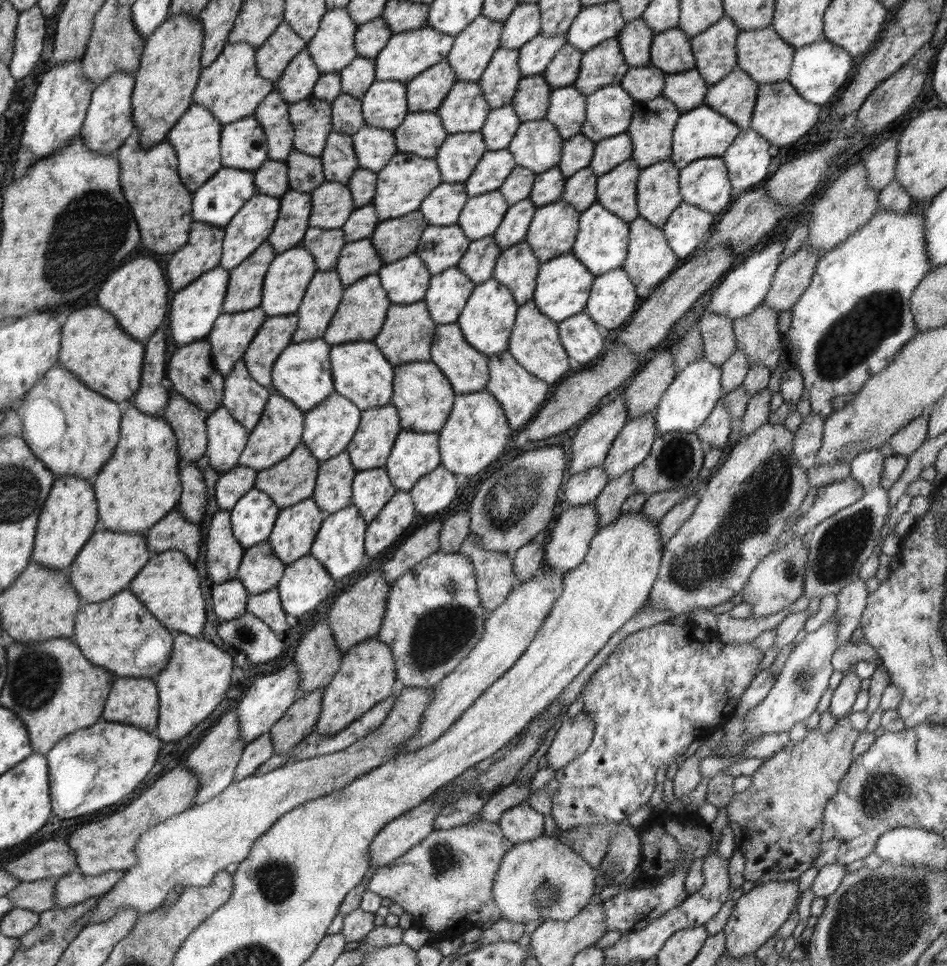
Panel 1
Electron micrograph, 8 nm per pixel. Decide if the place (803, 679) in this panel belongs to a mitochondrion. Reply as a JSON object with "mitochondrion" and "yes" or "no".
{"mitochondrion":"yes"}

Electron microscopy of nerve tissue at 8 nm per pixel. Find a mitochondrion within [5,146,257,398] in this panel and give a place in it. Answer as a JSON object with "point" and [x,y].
{"point":[67,226]}

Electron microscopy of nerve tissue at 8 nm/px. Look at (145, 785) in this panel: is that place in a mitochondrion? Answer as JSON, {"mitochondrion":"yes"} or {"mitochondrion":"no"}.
{"mitochondrion":"no"}

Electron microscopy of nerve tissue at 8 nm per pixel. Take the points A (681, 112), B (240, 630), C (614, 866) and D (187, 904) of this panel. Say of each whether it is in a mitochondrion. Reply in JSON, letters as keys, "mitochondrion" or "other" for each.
{"A":"other","B":"mitochondrion","C":"mitochondrion","D":"other"}

